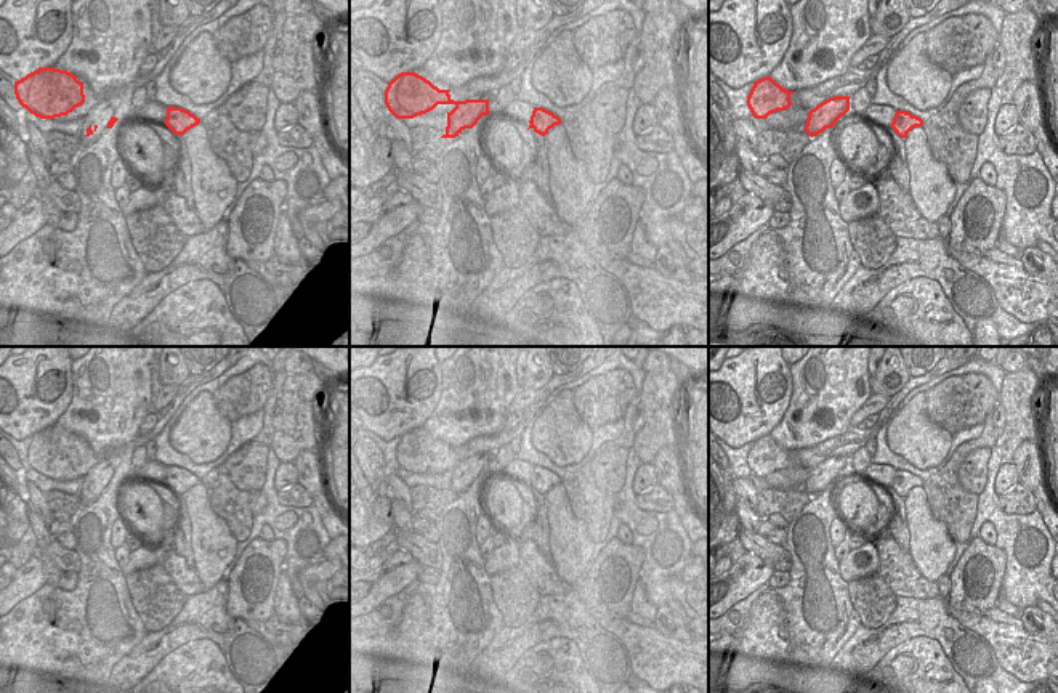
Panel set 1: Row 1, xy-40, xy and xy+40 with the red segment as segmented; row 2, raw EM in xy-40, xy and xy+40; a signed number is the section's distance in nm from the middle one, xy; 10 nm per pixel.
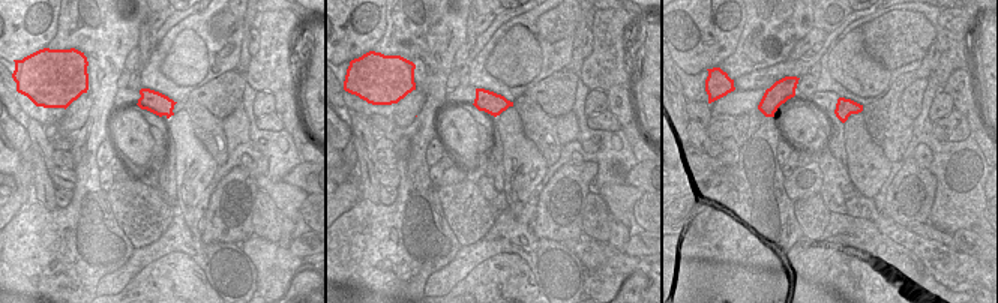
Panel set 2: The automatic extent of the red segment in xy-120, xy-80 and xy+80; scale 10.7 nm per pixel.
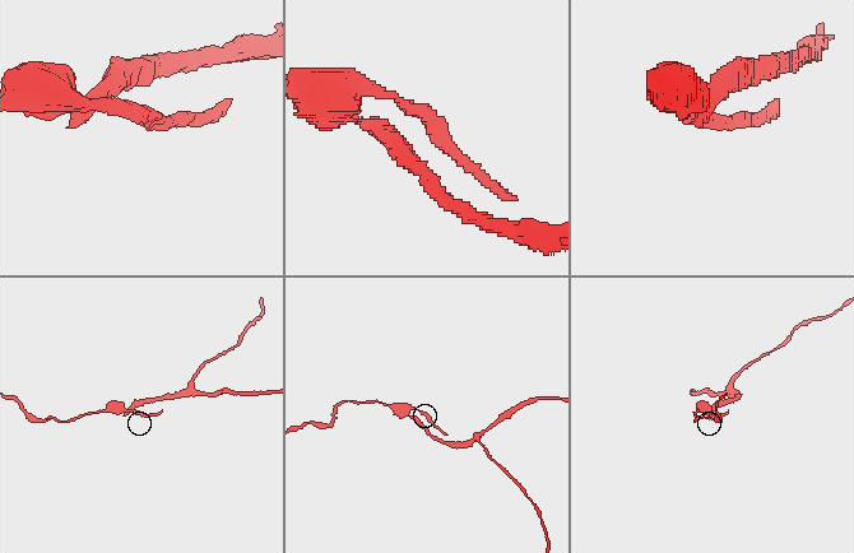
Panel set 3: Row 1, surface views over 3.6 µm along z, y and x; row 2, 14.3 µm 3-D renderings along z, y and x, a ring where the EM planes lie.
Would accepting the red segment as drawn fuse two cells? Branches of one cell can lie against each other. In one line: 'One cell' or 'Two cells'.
Two cells.

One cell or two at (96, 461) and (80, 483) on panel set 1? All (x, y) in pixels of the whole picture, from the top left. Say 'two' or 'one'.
one

